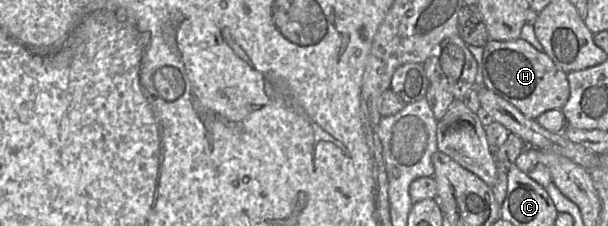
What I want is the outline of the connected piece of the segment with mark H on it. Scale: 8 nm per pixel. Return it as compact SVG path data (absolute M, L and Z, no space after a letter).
M523 39L489 40L478 64L478 84L516 107L526 118L537 119L553 109L562 109L570 95L567 73L559 69L549 56L536 50Z

